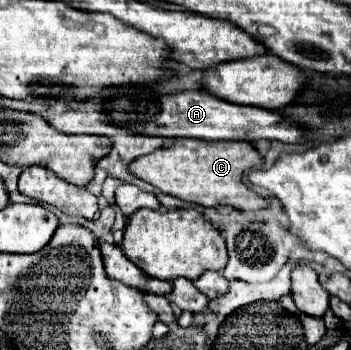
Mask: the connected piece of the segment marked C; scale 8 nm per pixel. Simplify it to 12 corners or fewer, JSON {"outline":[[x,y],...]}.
{"outline":[[177,139],[129,171],[203,207],[257,211],[253,143]]}

